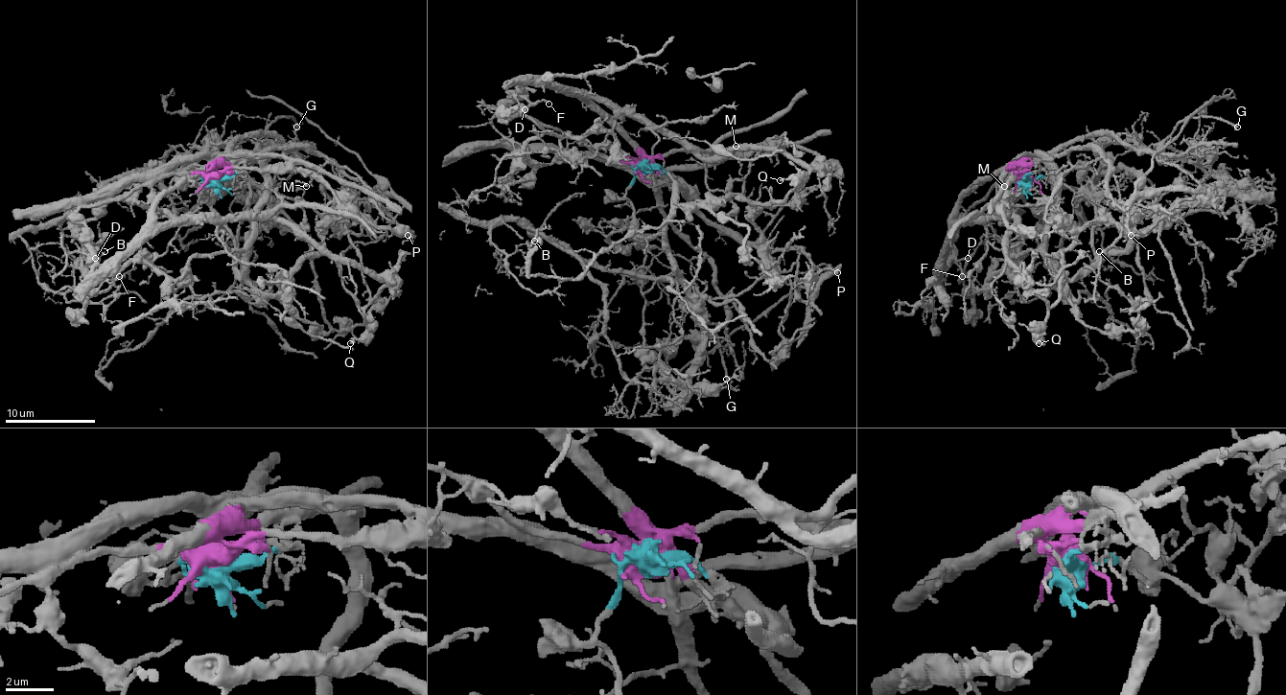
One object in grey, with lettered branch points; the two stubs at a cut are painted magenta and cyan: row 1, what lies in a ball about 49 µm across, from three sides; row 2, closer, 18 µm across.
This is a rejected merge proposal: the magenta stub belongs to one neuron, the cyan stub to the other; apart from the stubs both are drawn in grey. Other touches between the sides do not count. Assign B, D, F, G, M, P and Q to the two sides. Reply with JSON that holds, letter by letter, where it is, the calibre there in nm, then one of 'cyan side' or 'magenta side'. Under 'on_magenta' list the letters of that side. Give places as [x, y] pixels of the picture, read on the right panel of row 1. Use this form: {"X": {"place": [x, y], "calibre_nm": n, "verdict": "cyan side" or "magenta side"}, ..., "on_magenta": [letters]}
{"B": {"place": [1099, 251], "calibre_nm": 110, "verdict": "cyan side"}, "D": {"place": [968, 258], "calibre_nm": 180, "verdict": "magenta side"}, "F": {"place": [962, 276], "calibre_nm": 130, "verdict": "magenta side"}, "G": {"place": [1237, 127], "calibre_nm": 240, "verdict": "magenta side"}, "M": {"place": [1004, 186], "calibre_nm": 140, "verdict": "magenta side"}, "P": {"place": [1131, 235], "calibre_nm": 240, "verdict": "magenta side"}, "Q": {"place": [1039, 343], "calibre_nm": 200, "verdict": "cyan side"}, "on_magenta": ["D", "F", "G", "M", "P"]}

